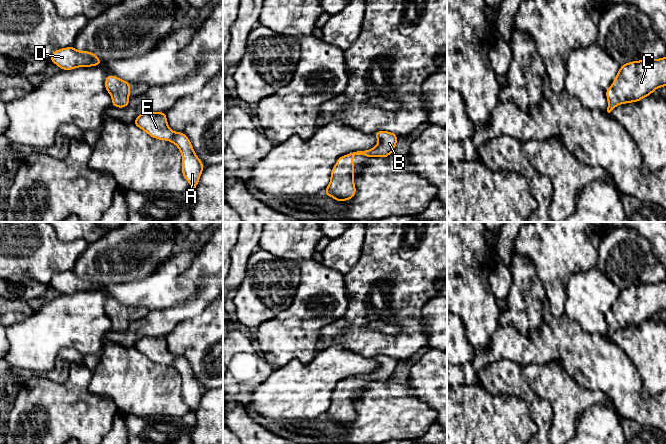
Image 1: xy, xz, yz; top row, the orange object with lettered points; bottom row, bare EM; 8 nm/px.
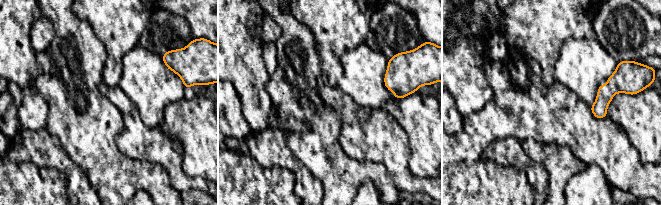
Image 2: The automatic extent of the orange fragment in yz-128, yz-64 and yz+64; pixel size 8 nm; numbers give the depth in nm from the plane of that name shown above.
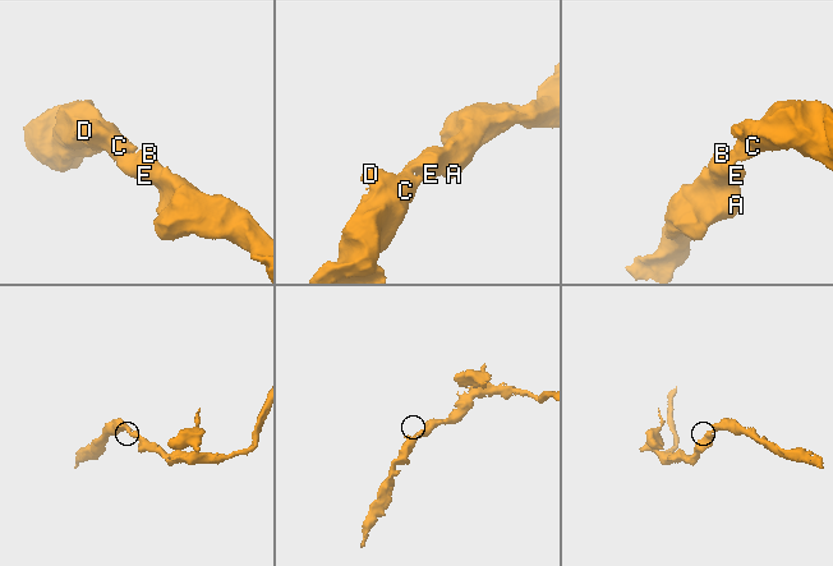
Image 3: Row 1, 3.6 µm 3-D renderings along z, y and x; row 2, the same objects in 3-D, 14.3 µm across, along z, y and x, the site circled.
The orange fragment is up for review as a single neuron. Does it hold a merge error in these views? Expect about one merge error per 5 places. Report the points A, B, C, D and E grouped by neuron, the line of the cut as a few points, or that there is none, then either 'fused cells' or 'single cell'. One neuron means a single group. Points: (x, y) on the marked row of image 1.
A B C D E | no cut | single cell

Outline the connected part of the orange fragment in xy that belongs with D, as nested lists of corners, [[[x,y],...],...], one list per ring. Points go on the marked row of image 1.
[[[73,46],[54,51],[50,60],[62,70],[98,66],[102,63],[94,53],[78,51]]]

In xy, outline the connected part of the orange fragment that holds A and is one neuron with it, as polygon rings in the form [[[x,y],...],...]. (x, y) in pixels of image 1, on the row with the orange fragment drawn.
[[[143,112],[134,120],[133,124],[151,137],[170,141],[179,148],[182,155],[183,177],[189,182],[191,191],[193,191],[205,166],[194,152],[188,136],[169,128],[165,112]]]

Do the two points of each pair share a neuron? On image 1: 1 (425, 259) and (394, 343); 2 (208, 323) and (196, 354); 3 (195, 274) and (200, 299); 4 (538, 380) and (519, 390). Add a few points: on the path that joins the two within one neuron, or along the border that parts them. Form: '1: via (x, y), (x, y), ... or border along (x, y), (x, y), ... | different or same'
1: via (409, 280), (409, 324) | same
2: via (208, 331), (208, 342), (204, 346) | same
3: via (200, 280), (200, 293) | same
4: border along (520, 367), (527, 385), (547, 400) | different

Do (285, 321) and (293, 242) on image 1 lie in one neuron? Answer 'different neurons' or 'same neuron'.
same neuron

